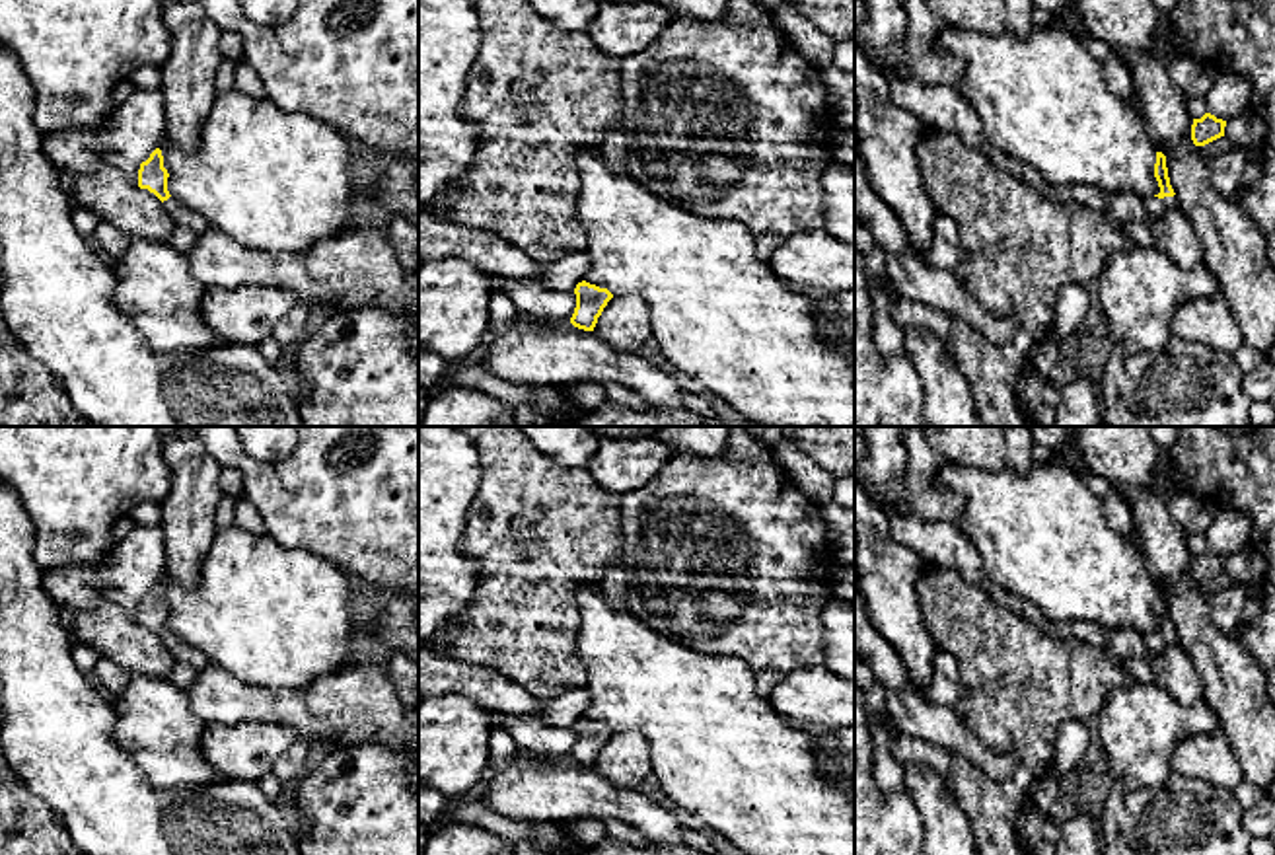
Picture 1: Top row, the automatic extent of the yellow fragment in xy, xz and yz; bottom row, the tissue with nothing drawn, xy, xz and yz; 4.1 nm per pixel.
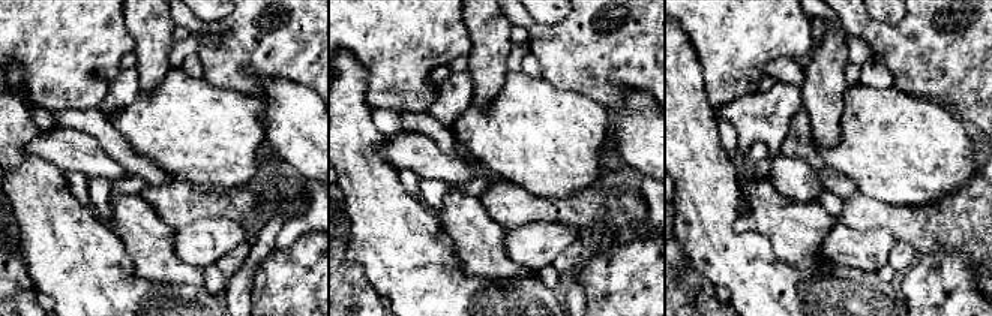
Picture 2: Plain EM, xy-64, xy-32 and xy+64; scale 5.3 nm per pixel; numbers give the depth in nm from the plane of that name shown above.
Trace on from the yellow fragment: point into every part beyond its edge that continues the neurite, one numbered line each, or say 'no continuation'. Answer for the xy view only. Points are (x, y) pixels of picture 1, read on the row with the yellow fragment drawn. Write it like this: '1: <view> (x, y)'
1: xy (182, 215)

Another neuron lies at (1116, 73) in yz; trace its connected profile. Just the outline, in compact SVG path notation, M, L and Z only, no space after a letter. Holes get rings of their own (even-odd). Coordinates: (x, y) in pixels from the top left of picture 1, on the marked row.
M1108 58L1102 62L1104 78L1108 86L1135 111L1139 113L1139 105L1135 101L1135 86L1125 62Z

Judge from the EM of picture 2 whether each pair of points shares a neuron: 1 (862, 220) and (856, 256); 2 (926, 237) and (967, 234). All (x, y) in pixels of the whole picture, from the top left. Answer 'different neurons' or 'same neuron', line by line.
1: different neurons
2: same neuron

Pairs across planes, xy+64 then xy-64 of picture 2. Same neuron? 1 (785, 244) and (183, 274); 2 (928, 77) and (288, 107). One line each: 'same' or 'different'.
1: same
2: different

